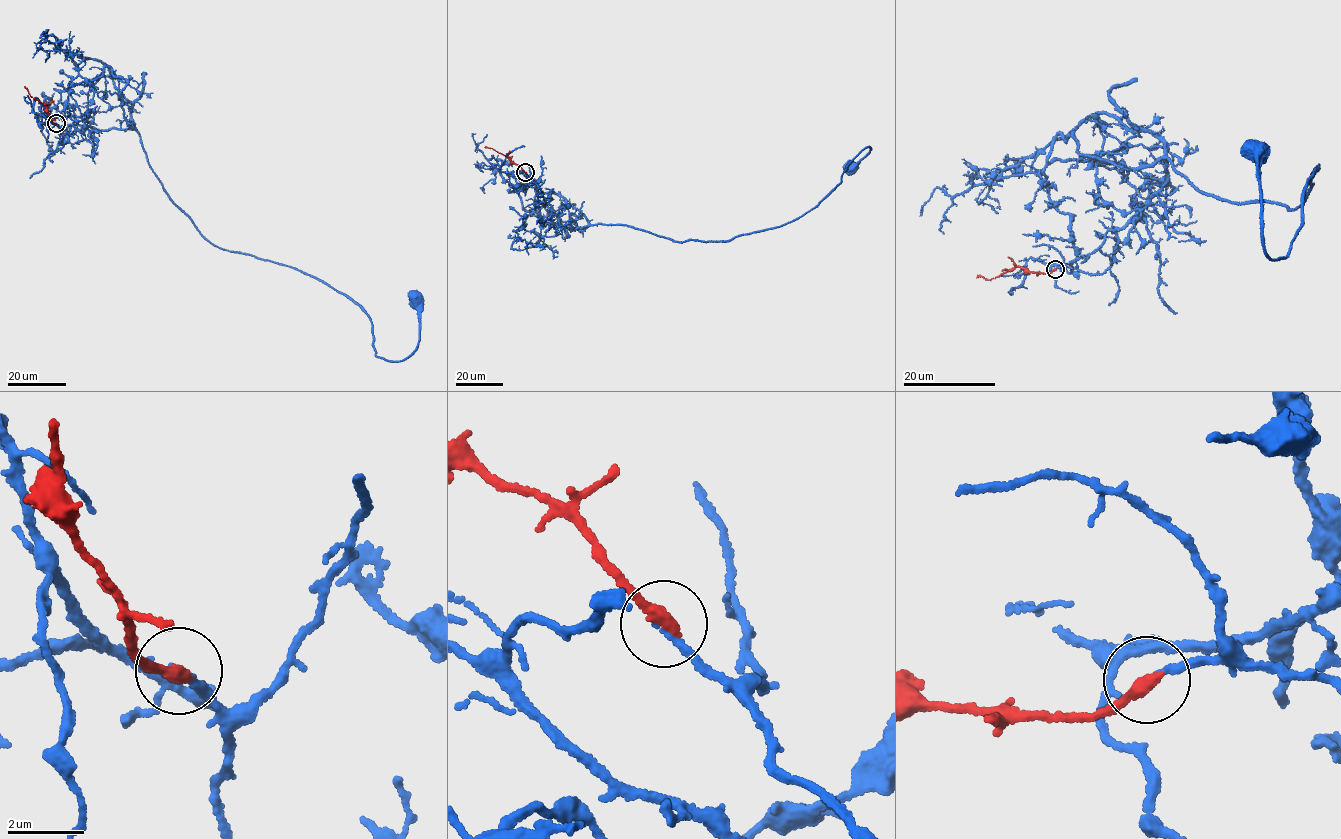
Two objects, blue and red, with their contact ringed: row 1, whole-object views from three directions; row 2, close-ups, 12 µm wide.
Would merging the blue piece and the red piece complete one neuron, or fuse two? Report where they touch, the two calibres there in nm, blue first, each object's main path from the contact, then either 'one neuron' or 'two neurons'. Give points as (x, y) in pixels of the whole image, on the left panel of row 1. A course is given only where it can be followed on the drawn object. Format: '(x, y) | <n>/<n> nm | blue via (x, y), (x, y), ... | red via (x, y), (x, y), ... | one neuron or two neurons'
(56, 123) | 170/360 nm | blue via (56, 123), (62, 145), (133, 129), (210, 242), (344, 294), (376, 356), (416, 349), (413, 301) | red via (56, 123), (47, 106), (30, 96), (24, 86) | one neuron

